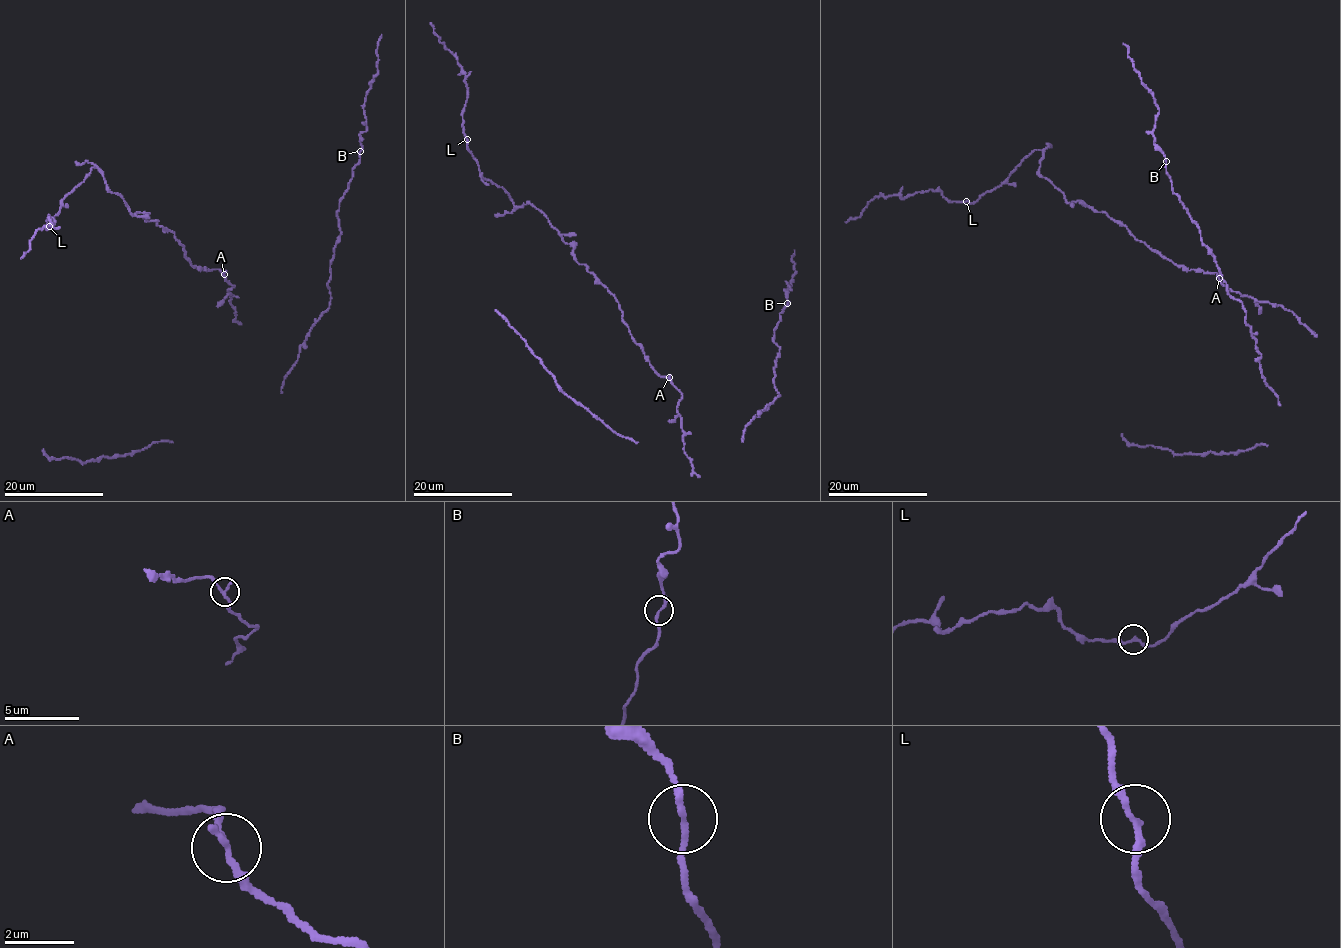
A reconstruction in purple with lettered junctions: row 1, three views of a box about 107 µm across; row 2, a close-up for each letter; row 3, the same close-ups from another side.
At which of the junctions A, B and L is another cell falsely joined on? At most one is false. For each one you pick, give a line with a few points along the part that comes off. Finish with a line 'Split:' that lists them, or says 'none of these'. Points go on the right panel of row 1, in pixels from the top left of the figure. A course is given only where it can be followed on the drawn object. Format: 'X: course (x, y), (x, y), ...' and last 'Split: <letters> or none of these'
Split: none of these

